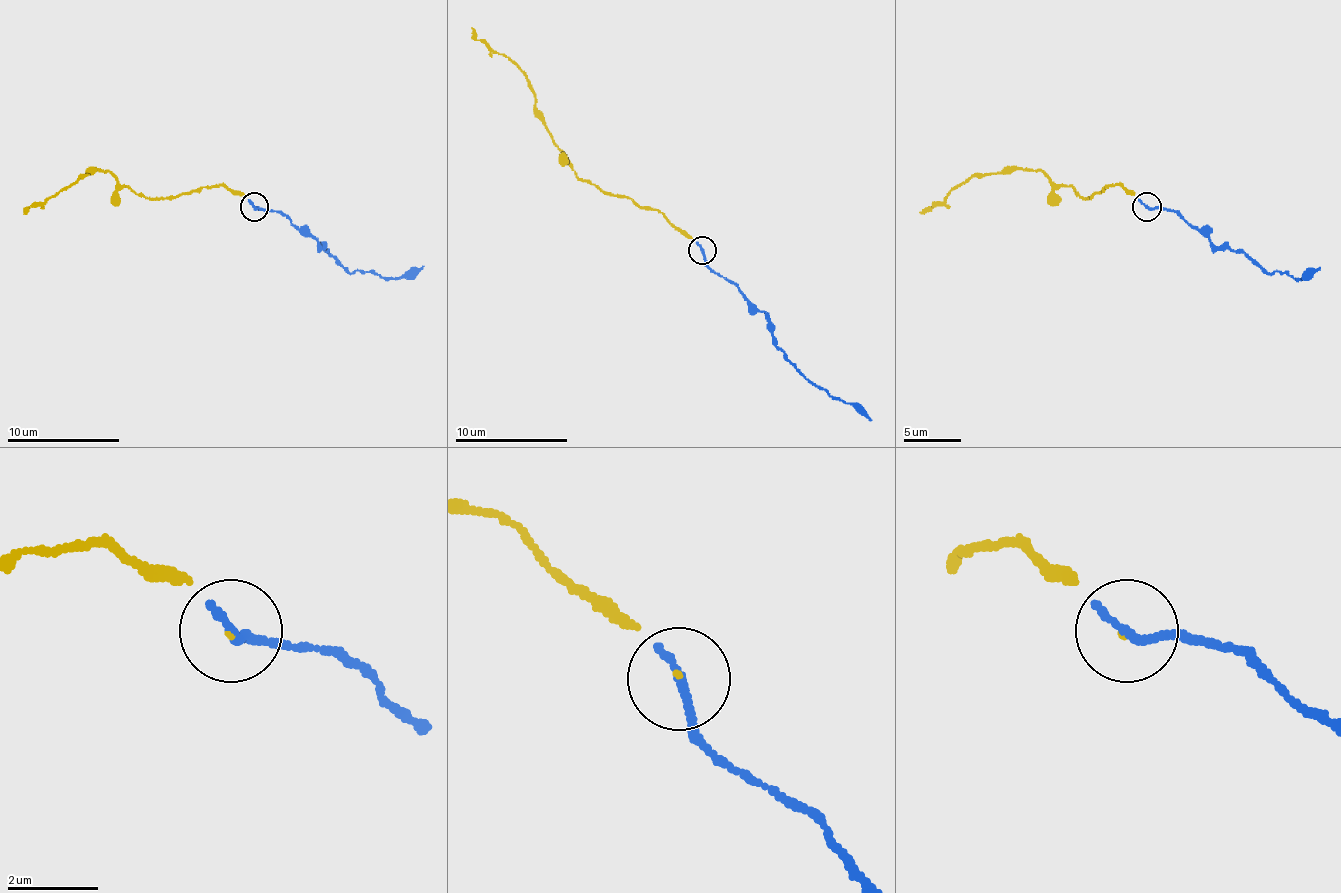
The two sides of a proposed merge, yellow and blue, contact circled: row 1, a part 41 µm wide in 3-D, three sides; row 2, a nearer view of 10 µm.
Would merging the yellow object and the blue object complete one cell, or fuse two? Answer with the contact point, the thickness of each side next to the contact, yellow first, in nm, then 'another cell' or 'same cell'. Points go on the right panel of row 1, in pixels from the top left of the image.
at (1147, 206); 40 nm thick on the yellow side, 240 nm on the other; same cell

